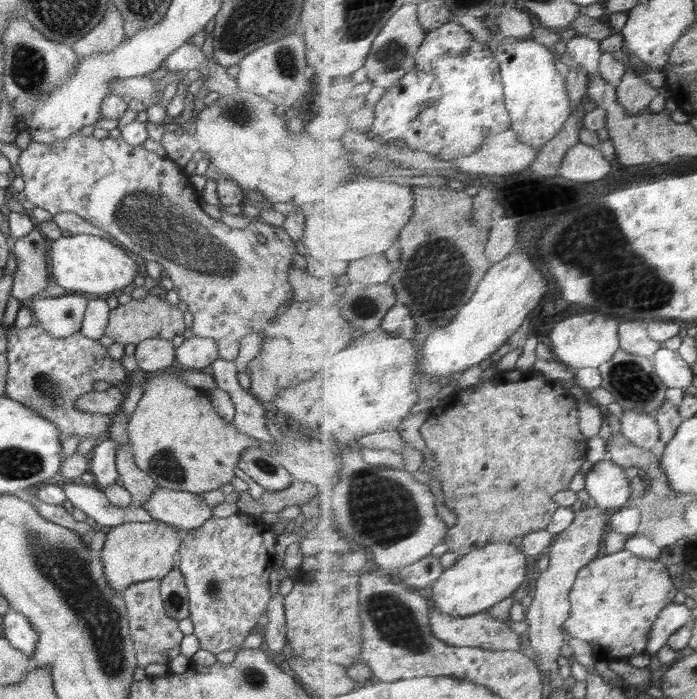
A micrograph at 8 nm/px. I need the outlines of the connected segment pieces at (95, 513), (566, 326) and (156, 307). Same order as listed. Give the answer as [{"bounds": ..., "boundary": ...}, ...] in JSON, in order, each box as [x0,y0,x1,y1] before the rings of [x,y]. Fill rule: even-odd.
[{"bounds":[62,482,158,528],"boundary":[[[66,482],[62,486],[65,497],[72,504],[90,516],[102,527],[112,528],[125,522],[152,522],[158,521],[142,505],[130,504],[120,508],[110,504],[102,490],[78,482]]]},{"bounds":[550,314,621,368],"boundary":[[[578,314],[578,316],[572,316],[568,320],[562,320],[560,324],[557,324],[551,334],[550,345],[555,357],[564,361],[570,366],[576,368],[596,367],[600,368],[607,362],[614,360],[616,353],[621,348],[621,324],[616,318],[604,318],[602,314]]]},{"bounds":[105,290,186,344],"boundary":[[[160,290],[150,291],[142,301],[134,300],[122,306],[119,304],[110,310],[105,335],[113,338],[120,344],[136,344],[147,338],[163,338],[172,340],[174,336],[183,335],[186,330],[183,313],[176,305],[165,300]]]}]

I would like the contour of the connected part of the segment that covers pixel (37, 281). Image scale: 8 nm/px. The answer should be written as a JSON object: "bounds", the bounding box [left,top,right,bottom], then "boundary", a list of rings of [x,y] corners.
{"bounds":[11,229,49,305],"boundary":[[[32,229],[24,238],[15,240],[11,244],[12,259],[17,264],[11,295],[23,305],[48,286],[46,257],[49,255],[49,244],[48,238],[38,232],[38,229]]]}

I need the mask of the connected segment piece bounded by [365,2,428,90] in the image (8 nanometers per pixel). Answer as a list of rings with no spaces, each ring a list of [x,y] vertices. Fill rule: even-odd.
[[[407,2],[374,40],[373,52],[365,65],[369,85],[381,86],[387,90],[398,86],[417,67],[416,54],[422,48],[427,35],[428,30],[424,28],[419,17],[419,4]]]

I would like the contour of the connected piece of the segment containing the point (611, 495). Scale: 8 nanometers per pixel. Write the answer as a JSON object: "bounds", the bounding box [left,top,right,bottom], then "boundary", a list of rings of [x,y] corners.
{"bounds":[586,460,633,509],"boundary":[[[612,460],[599,462],[587,475],[586,486],[587,492],[595,499],[598,507],[621,509],[631,505],[630,500],[633,498],[633,483],[626,475],[626,468],[620,466]]]}

